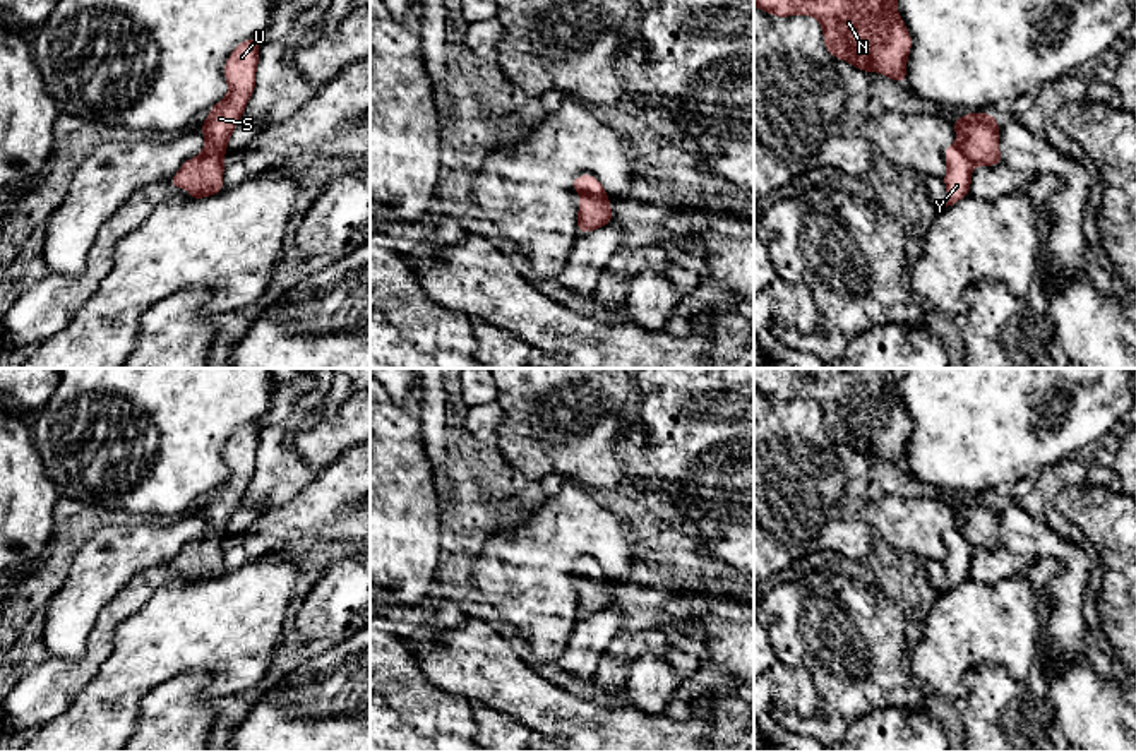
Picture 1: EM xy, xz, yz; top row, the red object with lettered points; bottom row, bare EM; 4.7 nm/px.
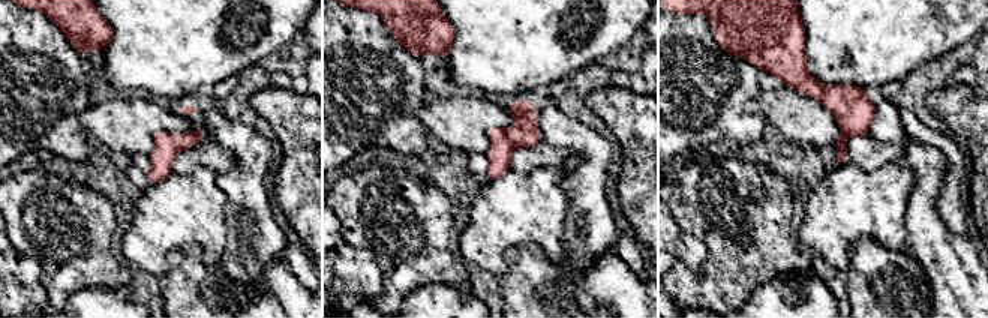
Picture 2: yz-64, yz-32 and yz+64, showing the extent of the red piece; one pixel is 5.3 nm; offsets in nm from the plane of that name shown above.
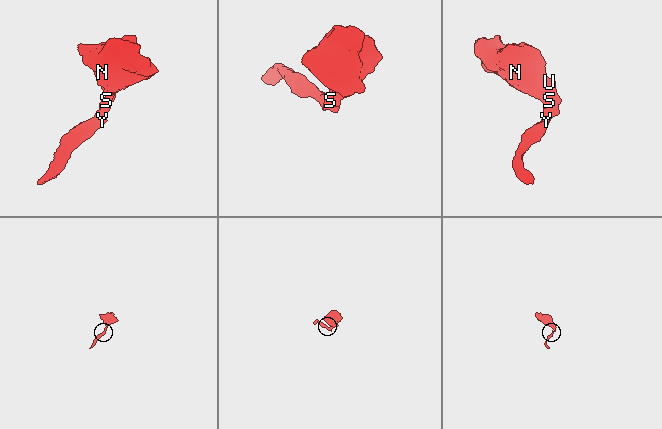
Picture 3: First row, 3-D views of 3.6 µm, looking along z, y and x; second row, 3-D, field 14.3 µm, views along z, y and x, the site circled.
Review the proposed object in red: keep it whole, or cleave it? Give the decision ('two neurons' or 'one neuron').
one neuron

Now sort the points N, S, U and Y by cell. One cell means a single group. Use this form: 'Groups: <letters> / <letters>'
Groups: N S U Y

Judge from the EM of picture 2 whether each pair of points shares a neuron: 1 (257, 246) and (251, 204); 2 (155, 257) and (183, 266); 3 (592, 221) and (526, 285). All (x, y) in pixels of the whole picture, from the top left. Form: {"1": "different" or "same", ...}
{"1": "same", "2": "different", "3": "different"}

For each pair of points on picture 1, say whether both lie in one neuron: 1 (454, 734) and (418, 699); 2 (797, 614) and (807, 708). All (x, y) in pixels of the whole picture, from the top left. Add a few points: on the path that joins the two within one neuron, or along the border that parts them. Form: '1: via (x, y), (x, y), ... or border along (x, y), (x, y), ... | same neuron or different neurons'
1: via (446, 725), (427, 708) | same neuron
2: border along (771, 643), (783, 662), (807, 670), (821, 703) | different neurons

